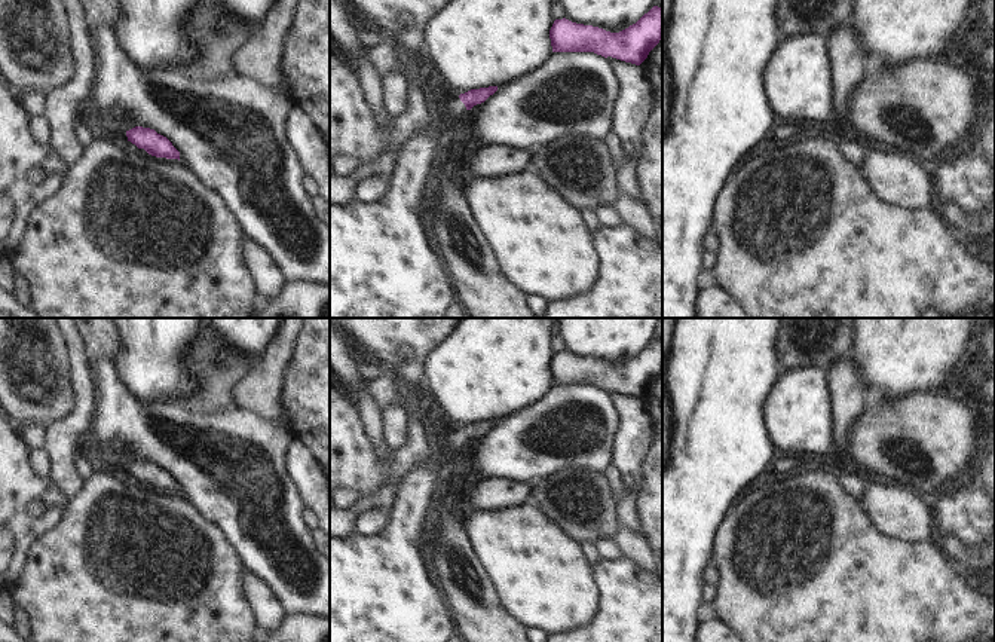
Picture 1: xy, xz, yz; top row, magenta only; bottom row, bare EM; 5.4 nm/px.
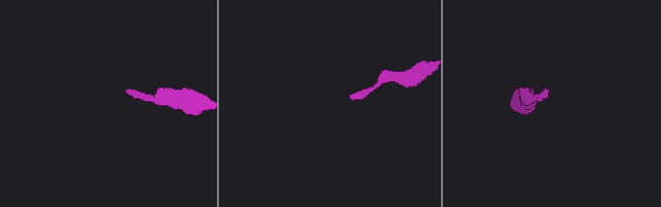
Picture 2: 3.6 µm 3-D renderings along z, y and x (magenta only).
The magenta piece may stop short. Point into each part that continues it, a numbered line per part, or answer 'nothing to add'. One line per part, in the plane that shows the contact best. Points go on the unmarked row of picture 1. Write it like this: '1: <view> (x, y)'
1: xz (380, 590)

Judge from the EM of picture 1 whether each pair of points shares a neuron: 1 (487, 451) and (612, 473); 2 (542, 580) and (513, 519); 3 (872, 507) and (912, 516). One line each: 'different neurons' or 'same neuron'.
1: different neurons
2: same neuron
3: same neuron

